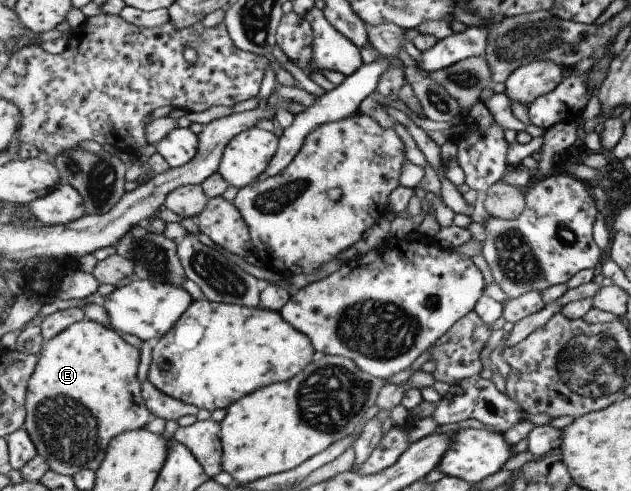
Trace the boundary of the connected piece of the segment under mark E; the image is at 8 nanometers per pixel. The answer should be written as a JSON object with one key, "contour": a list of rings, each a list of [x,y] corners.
{"contour":[[[88,318],[72,324],[67,330],[45,343],[45,346],[41,348],[39,353],[36,371],[29,381],[24,429],[29,432],[35,446],[38,448],[38,454],[41,454],[49,462],[51,469],[62,475],[76,475],[84,470],[98,471],[99,467],[102,466],[102,462],[106,459],[106,452],[111,440],[121,433],[143,428],[155,418],[151,409],[145,404],[145,398],[142,396],[142,383],[139,382],[139,376],[137,376],[139,374],[139,364],[141,364],[141,352],[139,352],[138,348],[125,342],[117,332],[104,328],[103,324],[91,321]]]}

